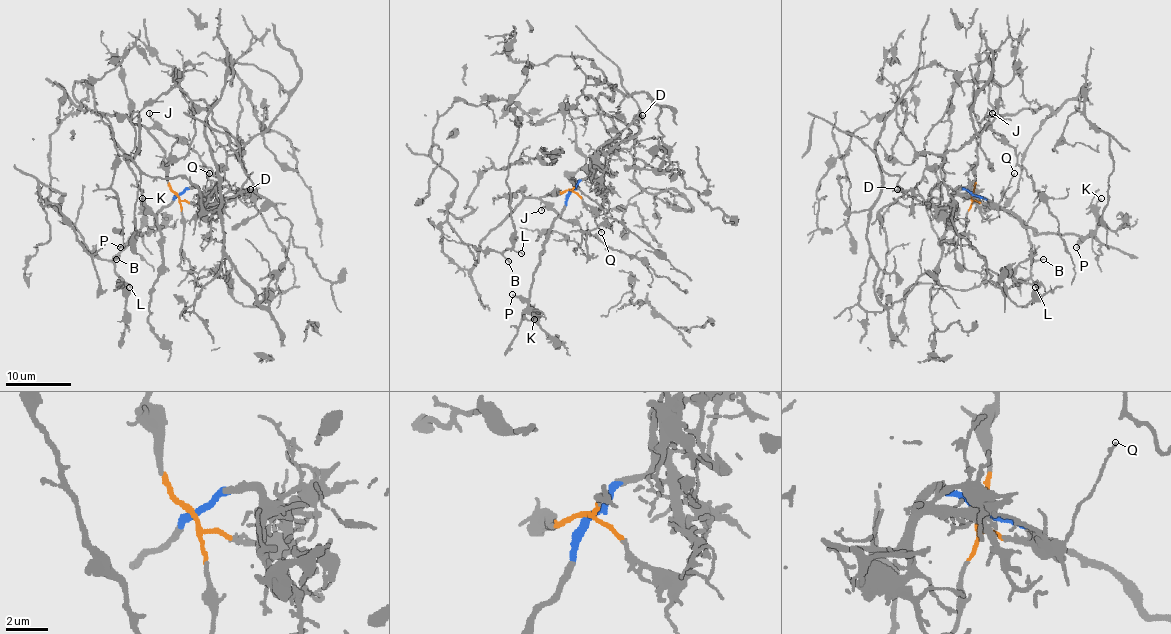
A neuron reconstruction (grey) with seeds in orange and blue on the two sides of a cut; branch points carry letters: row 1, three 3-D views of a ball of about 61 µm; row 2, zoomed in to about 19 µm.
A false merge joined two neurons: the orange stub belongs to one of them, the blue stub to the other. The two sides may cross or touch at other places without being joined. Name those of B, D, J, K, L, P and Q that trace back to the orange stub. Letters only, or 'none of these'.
B, J, L, Q

